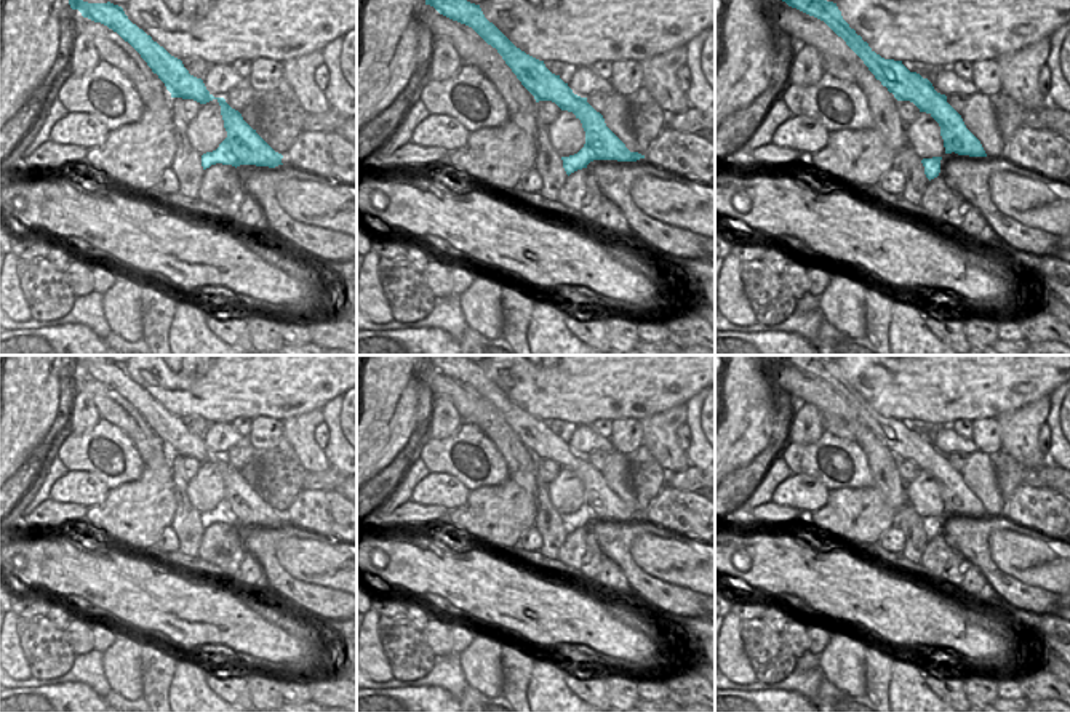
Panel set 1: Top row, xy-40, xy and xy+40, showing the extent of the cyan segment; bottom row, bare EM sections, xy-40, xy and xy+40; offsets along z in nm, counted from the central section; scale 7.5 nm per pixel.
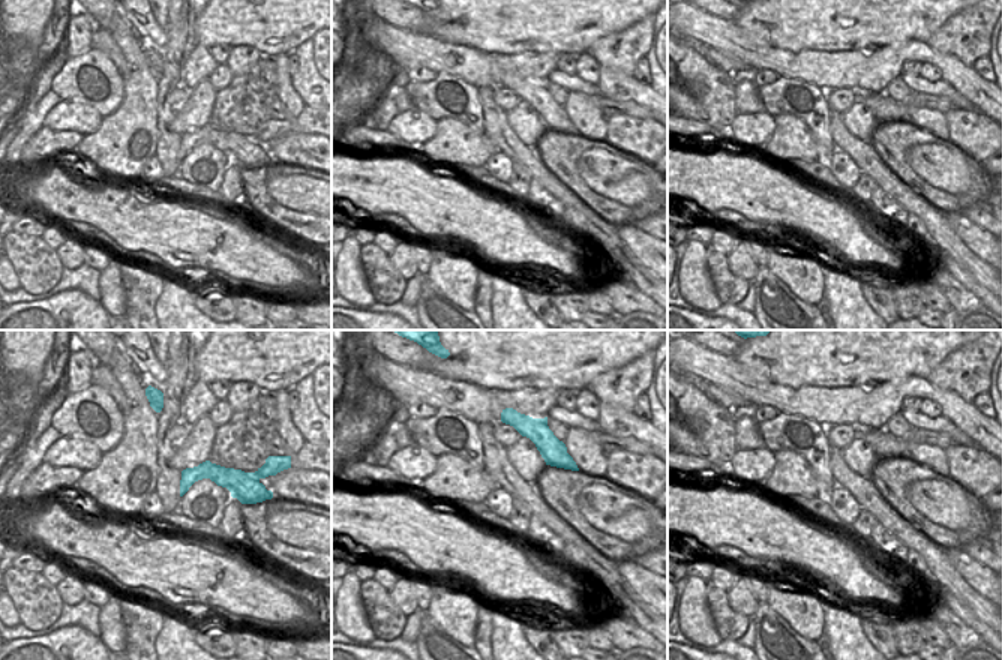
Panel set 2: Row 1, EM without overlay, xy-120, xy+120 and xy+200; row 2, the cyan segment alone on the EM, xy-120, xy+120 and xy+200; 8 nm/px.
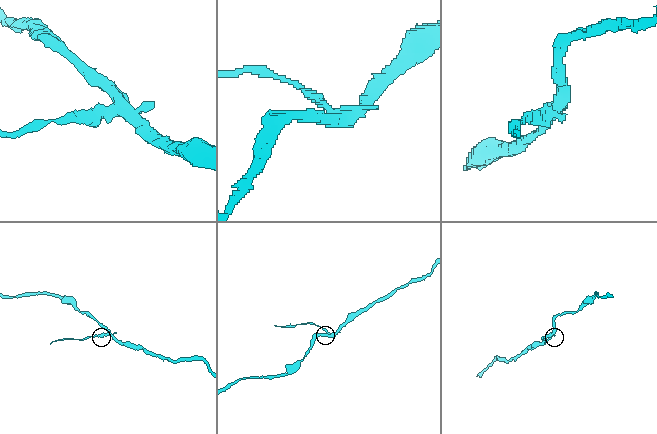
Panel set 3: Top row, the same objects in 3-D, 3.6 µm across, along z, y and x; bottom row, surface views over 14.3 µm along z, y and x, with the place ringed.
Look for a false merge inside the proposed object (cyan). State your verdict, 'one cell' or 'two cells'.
two cells

